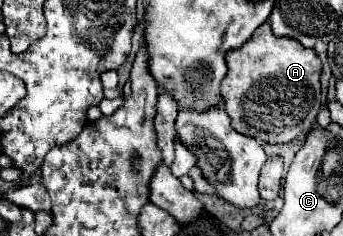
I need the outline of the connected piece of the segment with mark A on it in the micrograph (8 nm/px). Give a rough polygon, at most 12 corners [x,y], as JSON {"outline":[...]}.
{"outline":[[266,21],[226,53],[232,127],[262,145],[308,133],[314,49]]}

